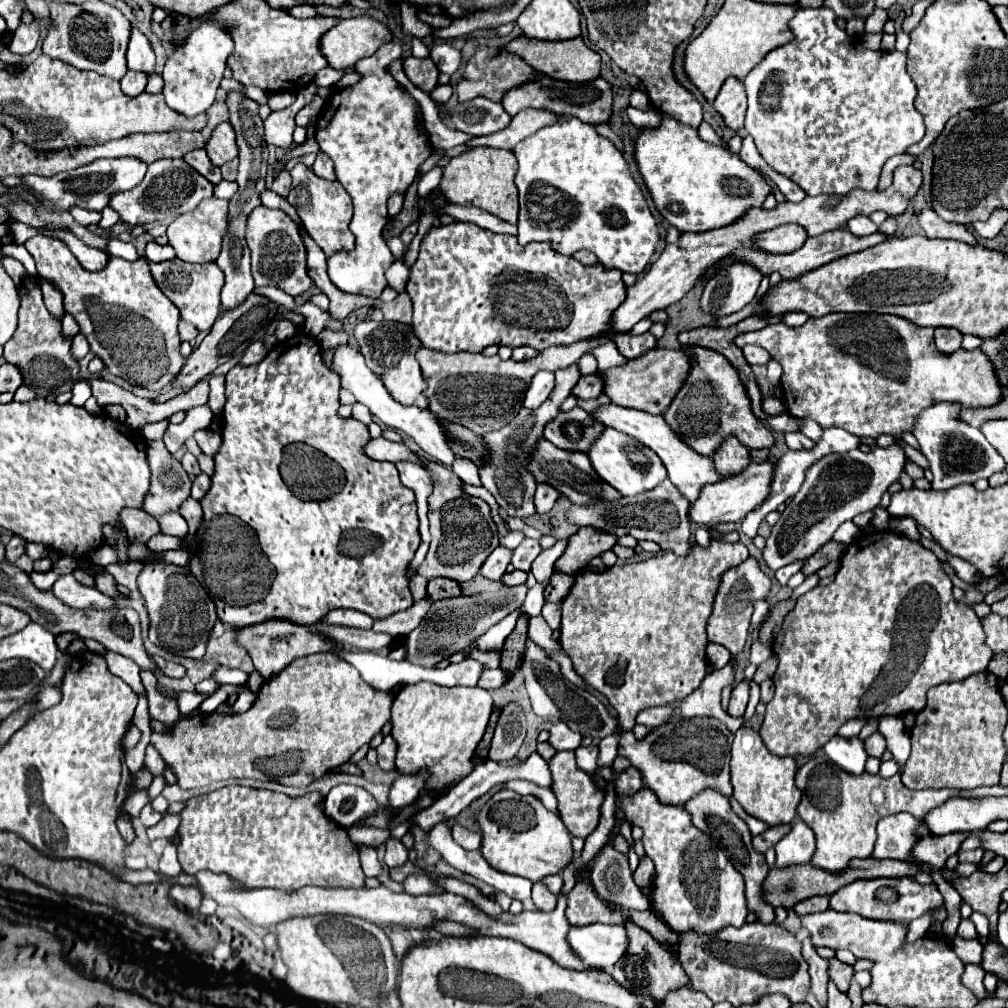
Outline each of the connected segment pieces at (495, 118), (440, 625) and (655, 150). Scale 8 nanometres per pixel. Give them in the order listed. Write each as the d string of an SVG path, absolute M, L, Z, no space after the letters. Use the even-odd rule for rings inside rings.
M475 97L473 101L459 103L451 109L449 117L455 129L471 135L491 135L503 131L513 119L499 101L491 101L487 97Z
M517 585L517 587L501 587L499 591L491 591L491 593L459 595L451 599L433 601L425 619L407 637L405 659L415 661L417 665L423 667L435 667L439 661L449 659L453 653L467 649L475 639L487 633L487 629L491 629L495 623L505 619L515 609L519 609L525 601L525 595L527 595L527 587Z
M665 113L661 115L659 127L645 127L637 131L637 137L633 139L633 149L639 173L655 201L657 211L669 221L669 225L677 227L679 231L711 231L725 227L741 217L745 209L761 207L765 197L771 193L771 187L755 173L755 169L741 161L739 155L705 143L695 127L683 125L681 121L667 117Z

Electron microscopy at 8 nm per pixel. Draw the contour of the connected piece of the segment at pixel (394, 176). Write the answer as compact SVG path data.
M385 43L371 57L359 59L355 65L355 71L361 75L359 83L339 89L327 99L315 133L321 151L329 155L335 165L337 181L347 189L355 207L351 219L351 231L357 239L355 249L333 253L327 259L329 277L341 291L373 299L385 289L385 269L389 269L395 259L383 239L383 227L387 225L387 199L409 189L417 169L433 151L429 135L417 121L419 103L387 69L393 61L401 59L401 47L397 43Z

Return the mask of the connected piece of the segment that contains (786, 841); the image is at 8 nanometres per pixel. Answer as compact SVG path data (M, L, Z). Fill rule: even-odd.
M795 817L795 821L791 825L793 825L791 833L787 833L775 845L775 851L777 851L775 869L789 867L789 865L805 865L811 861L811 857L815 853L813 831L799 817Z

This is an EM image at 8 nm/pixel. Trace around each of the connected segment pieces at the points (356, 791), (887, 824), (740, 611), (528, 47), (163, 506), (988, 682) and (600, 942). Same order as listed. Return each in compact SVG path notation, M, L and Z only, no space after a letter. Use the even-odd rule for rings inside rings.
M337 785L325 797L325 813L341 827L355 825L361 817L369 817L379 809L371 793L357 785Z
M895 813L879 819L877 823L877 843L873 849L875 859L899 859L913 861L909 849L913 847L915 827L919 821L909 813Z
M753 557L745 559L741 565L729 569L727 573L723 573L721 589L719 589L719 595L715 597L713 613L711 613L709 623L707 623L709 641L723 645L725 649L729 649L729 653L739 655L743 651L743 647L745 647L747 637L749 637L747 629L749 629L751 615L753 615L753 605L755 605L755 601L767 599L769 591L771 591L771 581L759 569L759 563Z
M521 35L507 45L507 51L519 55L527 65L537 67L537 71L543 71L549 77L561 81L577 81L577 83L591 81L599 75L601 69L601 57L583 43L583 37L567 41L541 41L541 39L527 39Z
M163 441L147 443L147 461L151 465L151 487L145 495L143 511L153 517L179 511L181 503L191 493L189 475L181 463L167 453Z
M989 671L971 675L957 683L943 683L929 689L927 707L917 713L915 725L911 729L911 755L901 773L901 781L909 789L975 789L981 785L999 785L999 773L1005 761L1005 721L1005 701L997 687L997 677Z
M605 923L569 927L567 943L585 965L611 969L625 953L625 929Z

